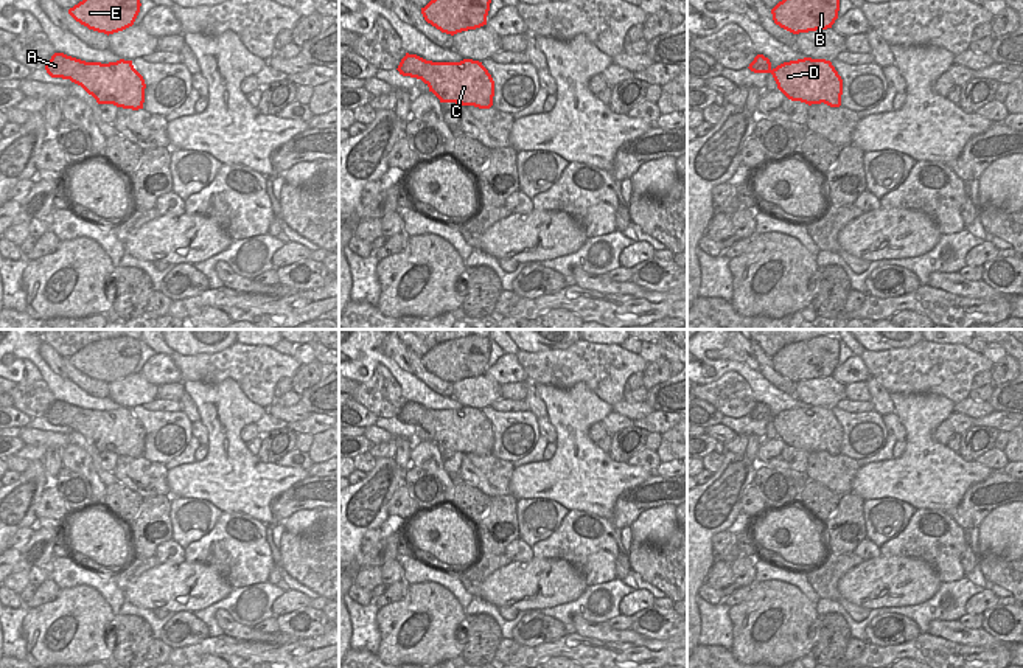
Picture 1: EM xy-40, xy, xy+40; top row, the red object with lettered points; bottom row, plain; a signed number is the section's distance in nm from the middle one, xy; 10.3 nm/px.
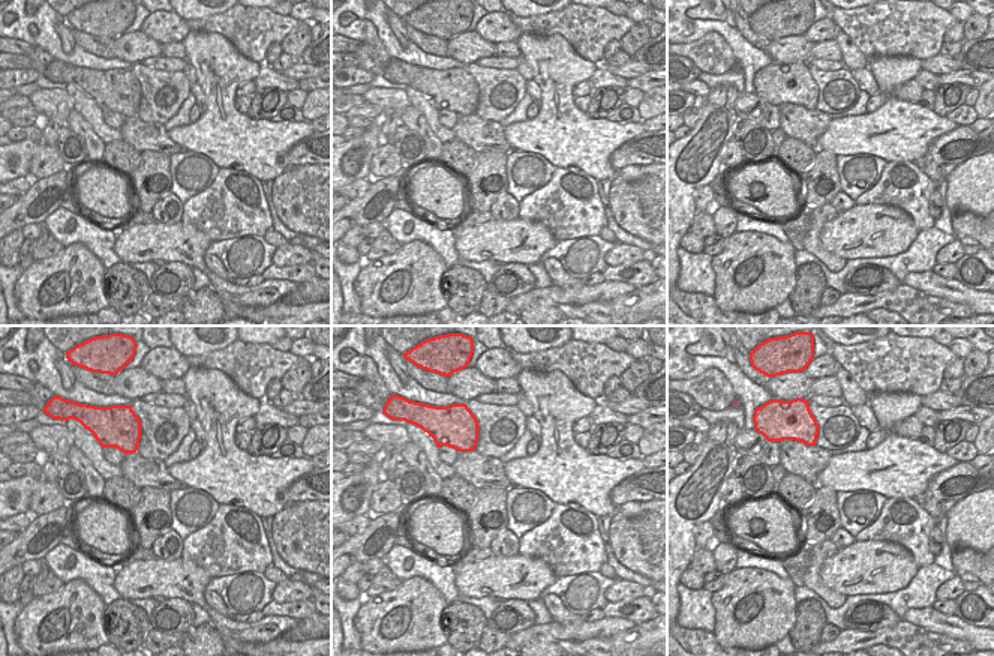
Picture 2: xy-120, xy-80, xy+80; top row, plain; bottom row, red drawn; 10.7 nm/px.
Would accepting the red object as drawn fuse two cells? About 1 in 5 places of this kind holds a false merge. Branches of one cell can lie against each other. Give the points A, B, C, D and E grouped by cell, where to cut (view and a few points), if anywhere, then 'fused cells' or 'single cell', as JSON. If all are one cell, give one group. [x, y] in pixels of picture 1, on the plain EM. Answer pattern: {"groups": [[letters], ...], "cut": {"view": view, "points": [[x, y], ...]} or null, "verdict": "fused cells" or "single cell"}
{"groups": [["A", "B", "C", "D", "E"]], "cut": null, "verdict": "single cell"}

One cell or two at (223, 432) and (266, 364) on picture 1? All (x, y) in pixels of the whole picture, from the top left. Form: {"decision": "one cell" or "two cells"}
{"decision": "two cells"}

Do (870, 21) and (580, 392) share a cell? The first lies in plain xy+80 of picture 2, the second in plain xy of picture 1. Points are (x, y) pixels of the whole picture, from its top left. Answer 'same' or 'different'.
different

